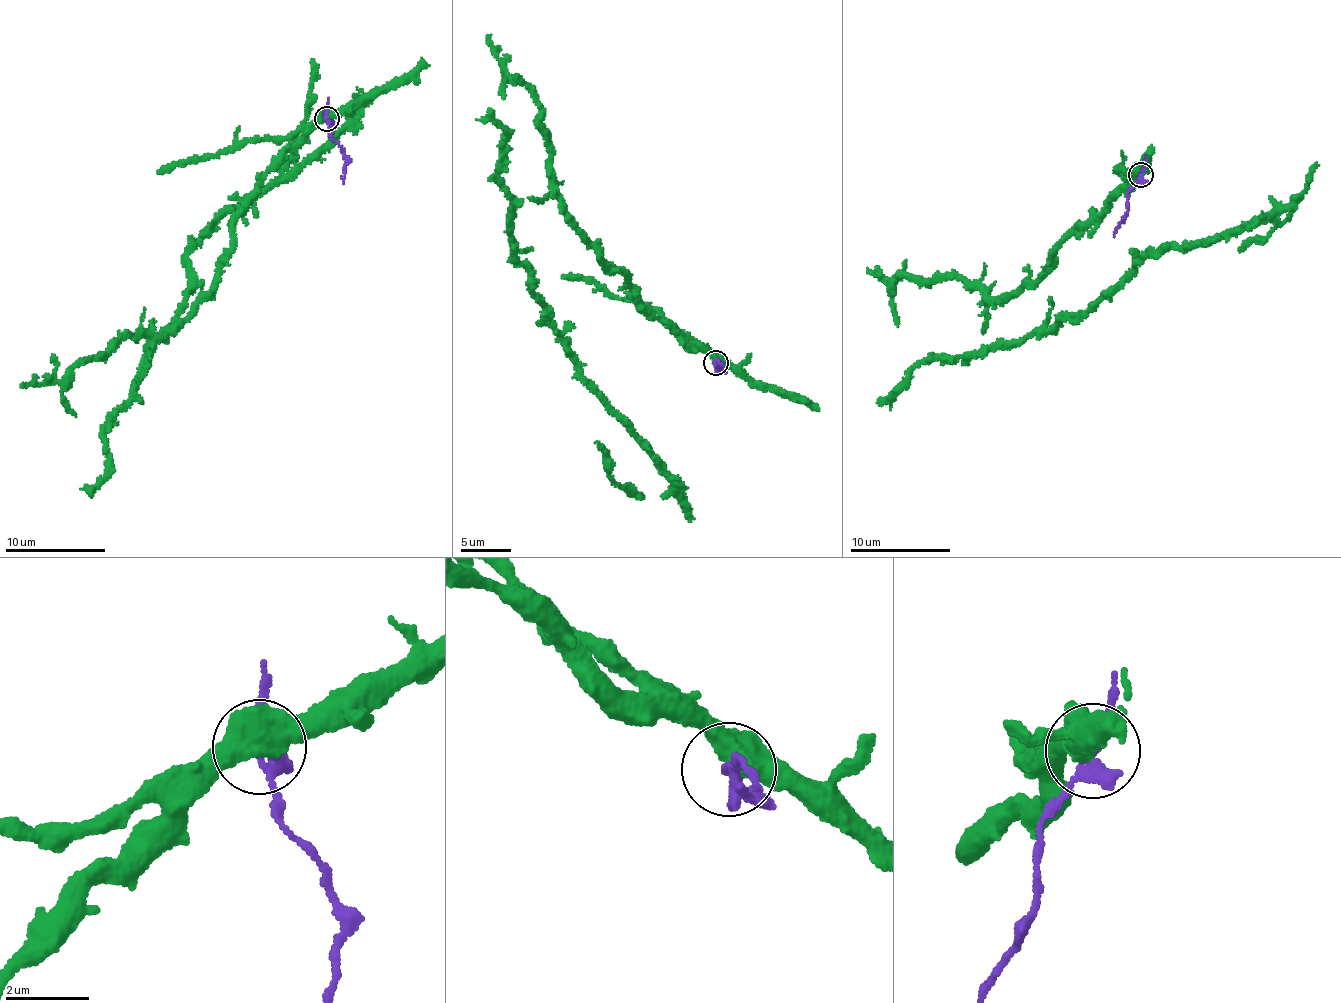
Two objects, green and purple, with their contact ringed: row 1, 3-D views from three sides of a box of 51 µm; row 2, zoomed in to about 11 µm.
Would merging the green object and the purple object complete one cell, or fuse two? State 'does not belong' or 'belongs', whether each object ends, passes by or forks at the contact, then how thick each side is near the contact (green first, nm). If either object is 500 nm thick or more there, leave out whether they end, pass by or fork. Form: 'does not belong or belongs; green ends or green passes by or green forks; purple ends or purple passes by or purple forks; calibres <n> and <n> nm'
does not belong; calibres 550 and 200 nm

